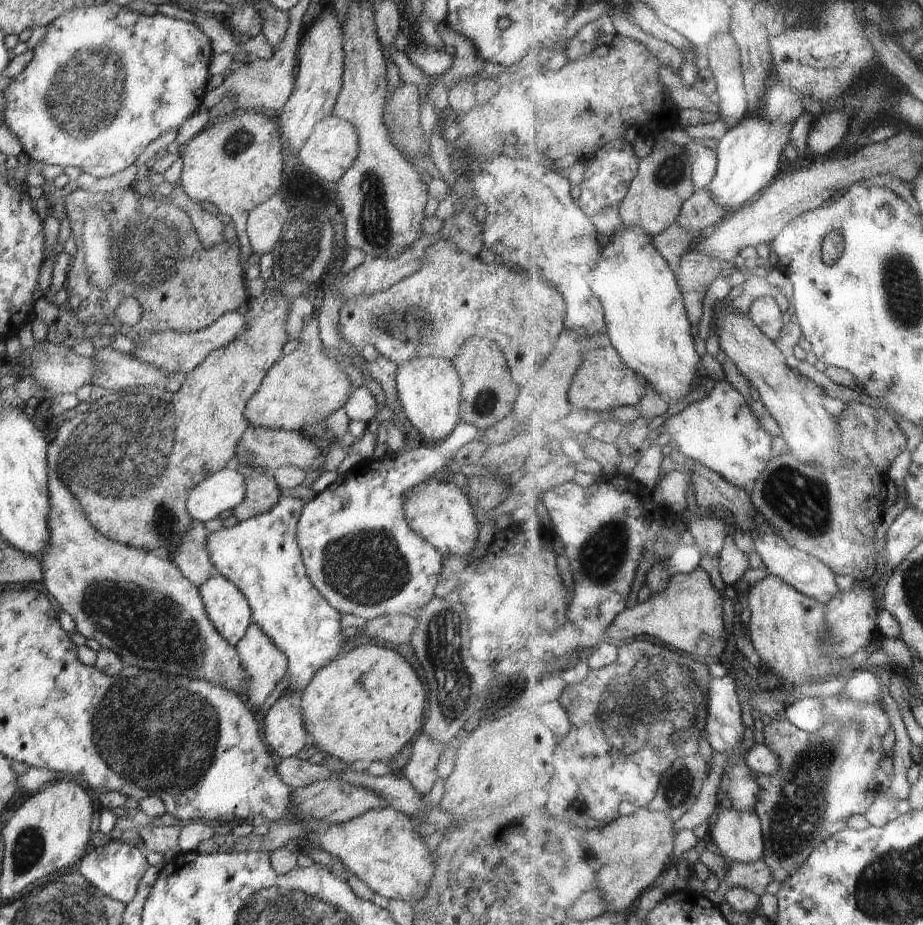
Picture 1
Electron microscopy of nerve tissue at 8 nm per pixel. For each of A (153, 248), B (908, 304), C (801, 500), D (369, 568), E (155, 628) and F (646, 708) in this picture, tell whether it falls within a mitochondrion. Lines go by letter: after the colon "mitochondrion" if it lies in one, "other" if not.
A: mitochondrion
B: mitochondrion
C: mitochondrion
D: mitochondrion
E: mitochondrion
F: mitochondrion

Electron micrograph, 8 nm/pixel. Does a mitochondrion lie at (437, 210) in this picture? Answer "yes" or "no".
no

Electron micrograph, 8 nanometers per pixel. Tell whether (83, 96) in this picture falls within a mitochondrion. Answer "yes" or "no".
yes

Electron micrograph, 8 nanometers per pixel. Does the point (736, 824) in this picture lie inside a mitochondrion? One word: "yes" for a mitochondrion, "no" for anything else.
no

